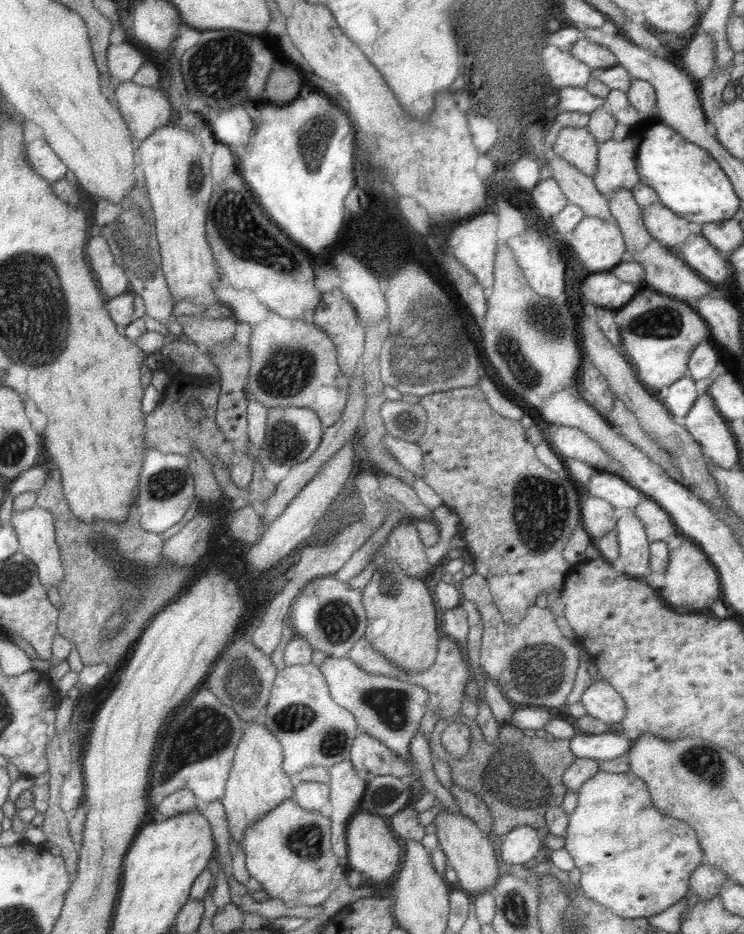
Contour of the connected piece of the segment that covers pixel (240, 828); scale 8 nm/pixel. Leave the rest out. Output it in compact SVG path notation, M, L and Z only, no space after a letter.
M257 720L243 726L245 732L243 732L241 742L237 744L233 768L227 778L225 796L221 800L221 804L225 806L225 814L227 814L229 836L233 838L233 842L239 848L241 848L245 830L249 826L253 826L257 820L261 820L265 814L269 814L273 808L277 808L283 800L293 798L293 794L295 794L293 778L289 778L281 768L283 766L281 742L275 736L271 736L265 728L261 728L261 724L255 724L255 722Z

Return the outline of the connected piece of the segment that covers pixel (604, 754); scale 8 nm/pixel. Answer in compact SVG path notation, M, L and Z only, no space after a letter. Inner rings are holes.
M575 734L569 740L571 754L575 758L593 758L593 760L613 760L623 756L631 748L631 740L625 740L617 734Z

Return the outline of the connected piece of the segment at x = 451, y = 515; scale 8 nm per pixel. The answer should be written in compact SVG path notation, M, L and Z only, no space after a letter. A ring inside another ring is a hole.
M439 506L433 510L433 522L439 528L439 542L433 548L425 548L425 554L431 566L439 564L439 560L447 554L451 538L459 536L459 526L461 526L461 520L455 514L455 510L447 506Z

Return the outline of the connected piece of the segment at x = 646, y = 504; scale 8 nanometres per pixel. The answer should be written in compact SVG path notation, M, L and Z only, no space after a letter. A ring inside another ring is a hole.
M651 498L643 500L641 504L635 506L633 514L641 520L641 524L645 526L645 536L647 542L663 542L663 538L667 536L675 536L677 534L677 526L673 522L673 518Z

